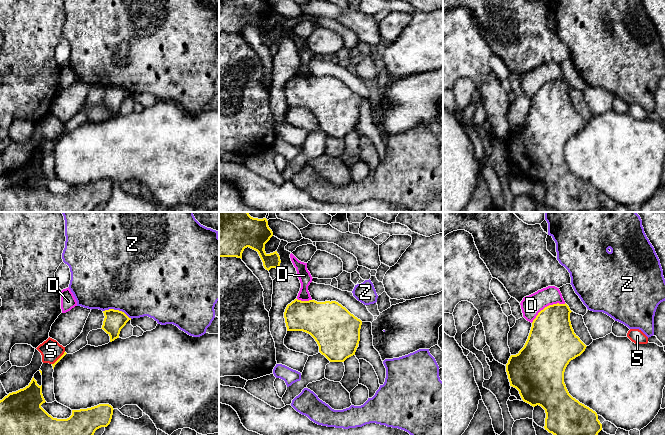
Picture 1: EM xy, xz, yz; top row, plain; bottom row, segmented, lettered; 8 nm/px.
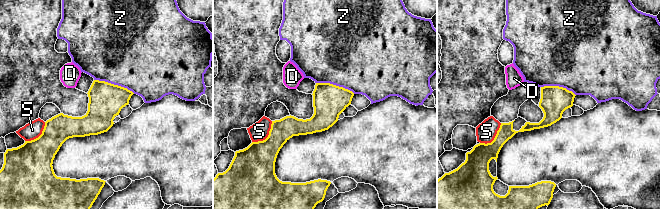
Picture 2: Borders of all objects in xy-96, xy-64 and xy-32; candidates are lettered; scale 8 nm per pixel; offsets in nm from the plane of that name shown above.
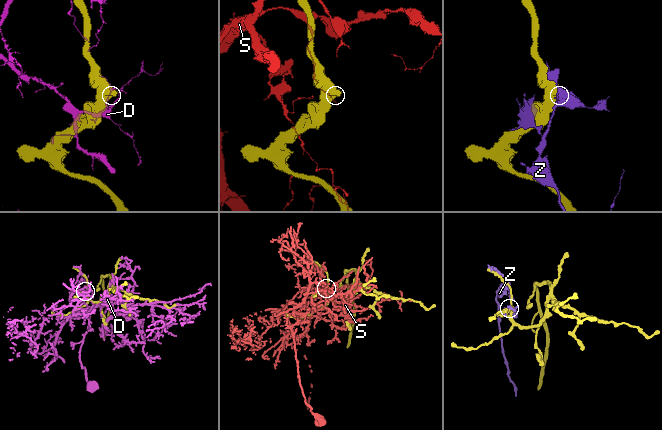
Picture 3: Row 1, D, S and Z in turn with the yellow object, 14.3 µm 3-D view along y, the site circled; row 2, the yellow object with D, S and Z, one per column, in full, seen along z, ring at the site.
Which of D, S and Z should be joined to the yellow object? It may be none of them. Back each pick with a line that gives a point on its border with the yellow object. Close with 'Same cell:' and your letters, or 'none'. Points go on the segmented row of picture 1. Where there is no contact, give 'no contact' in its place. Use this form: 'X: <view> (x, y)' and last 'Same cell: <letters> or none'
Same cell: none

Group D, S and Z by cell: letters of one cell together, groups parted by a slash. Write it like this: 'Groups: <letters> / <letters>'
Groups: D / S / Z

